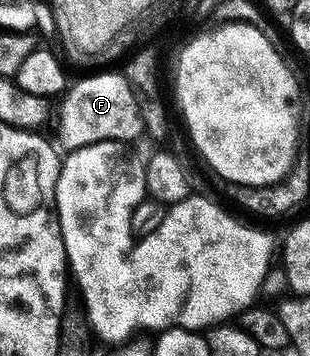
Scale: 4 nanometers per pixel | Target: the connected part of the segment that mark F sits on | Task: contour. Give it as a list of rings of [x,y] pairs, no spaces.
[[[101,70],[98,72],[93,72],[90,74],[93,74],[91,76],[87,76],[75,83],[75,81],[70,85],[70,88],[64,93],[64,96],[62,97],[62,104],[61,104],[61,110],[57,112],[57,118],[59,114],[59,140],[61,142],[60,147],[62,149],[65,149],[66,151],[73,151],[77,150],[83,146],[88,146],[91,143],[97,143],[97,142],[106,142],[106,141],[126,141],[131,142],[132,139],[137,137],[139,134],[142,135],[143,129],[143,116],[140,112],[140,104],[139,100],[135,94],[135,90],[132,88],[132,86],[129,84],[127,77],[124,73],[119,72],[119,74],[115,72],[107,72],[111,70]]]

